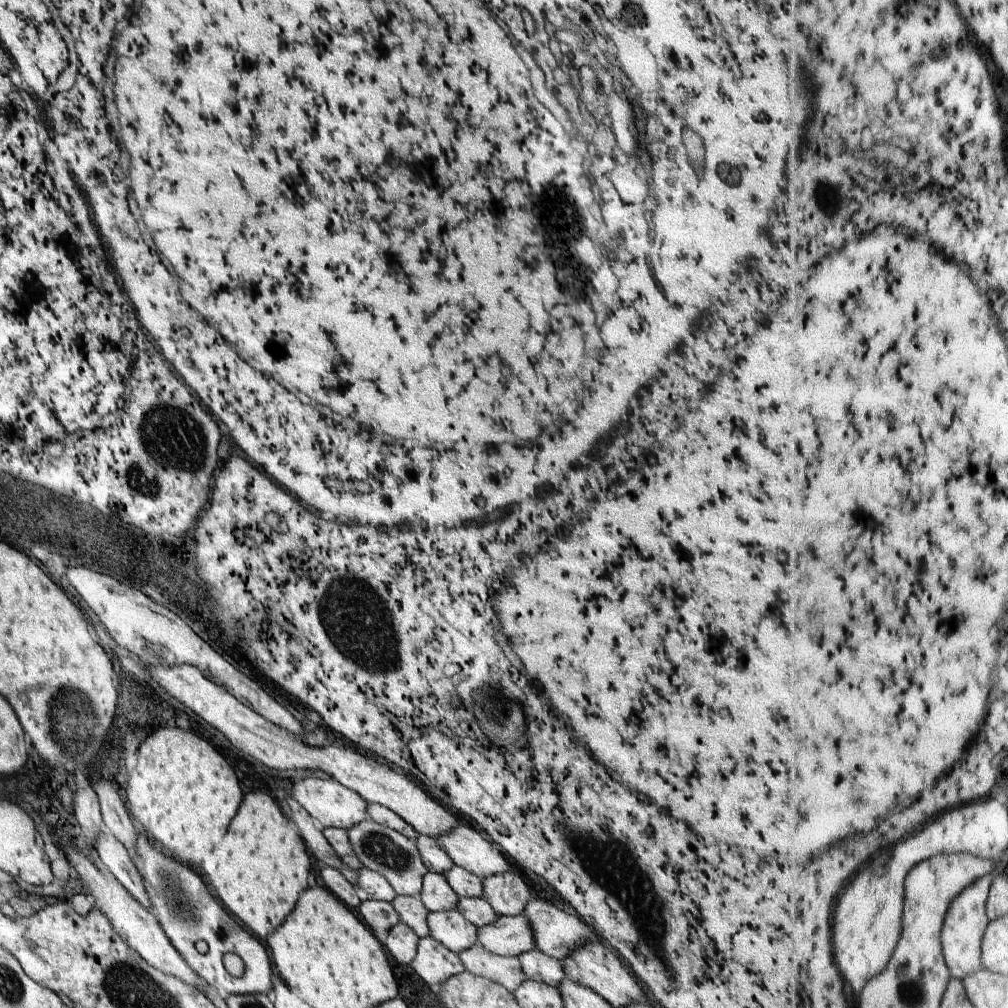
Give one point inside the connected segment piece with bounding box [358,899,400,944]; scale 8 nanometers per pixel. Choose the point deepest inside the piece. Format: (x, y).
(379, 916)

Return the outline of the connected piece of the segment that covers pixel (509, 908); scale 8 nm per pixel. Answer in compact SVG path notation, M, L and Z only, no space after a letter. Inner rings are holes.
M515 868L505 874L482 879L482 898L496 915L521 914L532 899L530 888Z

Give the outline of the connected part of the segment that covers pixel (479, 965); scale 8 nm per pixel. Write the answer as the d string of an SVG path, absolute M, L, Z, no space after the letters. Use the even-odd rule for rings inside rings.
M478 943L458 953L458 958L466 971L474 976L488 978L506 988L510 993L526 981L518 957L492 954Z

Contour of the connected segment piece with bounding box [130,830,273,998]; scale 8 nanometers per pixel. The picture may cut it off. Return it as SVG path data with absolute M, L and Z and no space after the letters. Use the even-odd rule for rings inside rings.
M138 830L137 836L136 850L130 856L150 896L151 914L158 920L164 934L188 966L225 998L238 994L271 995L272 962L260 940L254 938L248 930L244 930L226 909L218 904L218 900L208 892L202 878L191 867L170 858L164 848L150 840L144 832ZM228 952L238 954L246 966L240 978L228 976L222 964L222 956Z

